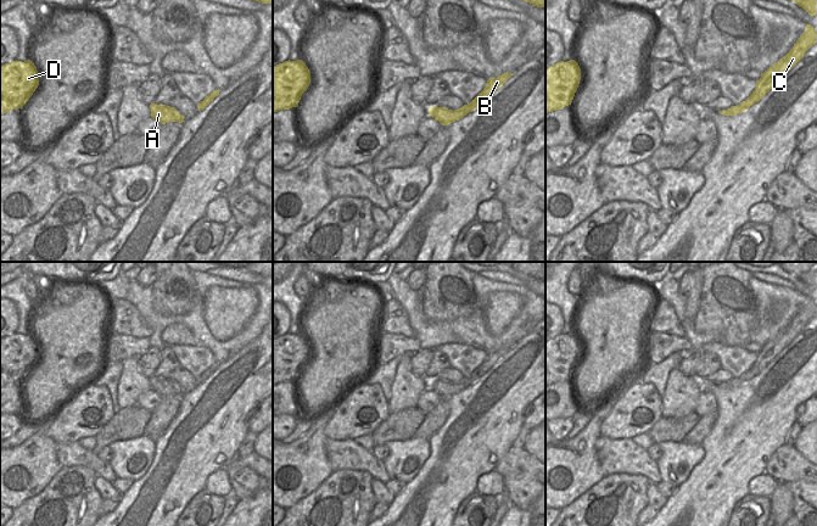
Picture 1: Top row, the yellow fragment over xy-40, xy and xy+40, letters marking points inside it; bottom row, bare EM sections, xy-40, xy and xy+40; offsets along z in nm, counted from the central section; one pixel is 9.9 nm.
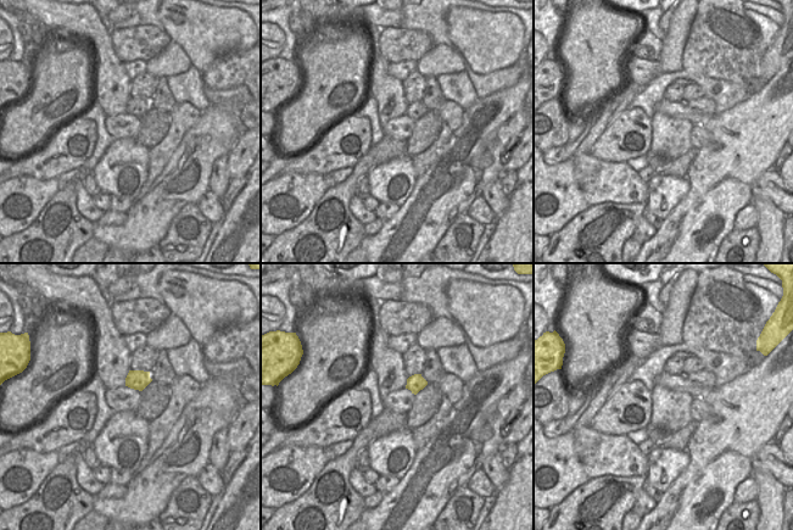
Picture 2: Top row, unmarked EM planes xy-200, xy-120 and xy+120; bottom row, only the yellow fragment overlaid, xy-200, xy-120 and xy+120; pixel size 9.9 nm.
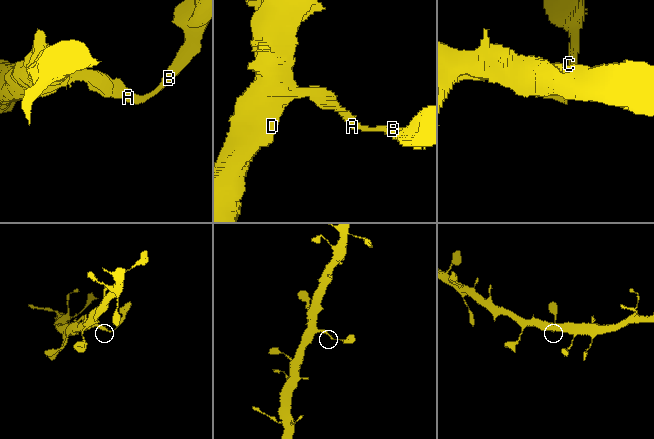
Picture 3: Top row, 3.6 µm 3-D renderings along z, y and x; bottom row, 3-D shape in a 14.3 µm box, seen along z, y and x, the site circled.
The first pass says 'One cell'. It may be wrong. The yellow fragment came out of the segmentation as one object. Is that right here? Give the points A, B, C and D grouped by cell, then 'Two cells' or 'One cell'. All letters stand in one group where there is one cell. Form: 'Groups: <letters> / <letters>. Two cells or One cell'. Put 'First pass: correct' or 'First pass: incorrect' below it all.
Groups: A B C D. One cell.
First pass: correct

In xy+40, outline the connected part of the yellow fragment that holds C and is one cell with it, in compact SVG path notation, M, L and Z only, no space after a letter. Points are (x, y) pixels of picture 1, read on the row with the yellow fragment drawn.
M806 24L805 32L800 35L790 51L767 71L761 73L761 78L756 82L756 88L752 94L739 105L732 106L728 110L718 111L718 113L724 116L737 116L759 102L816 43L817 30L811 24Z

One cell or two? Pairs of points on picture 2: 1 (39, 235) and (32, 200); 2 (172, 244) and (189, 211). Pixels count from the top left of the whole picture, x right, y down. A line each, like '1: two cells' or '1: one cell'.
1: two cells
2: one cell

